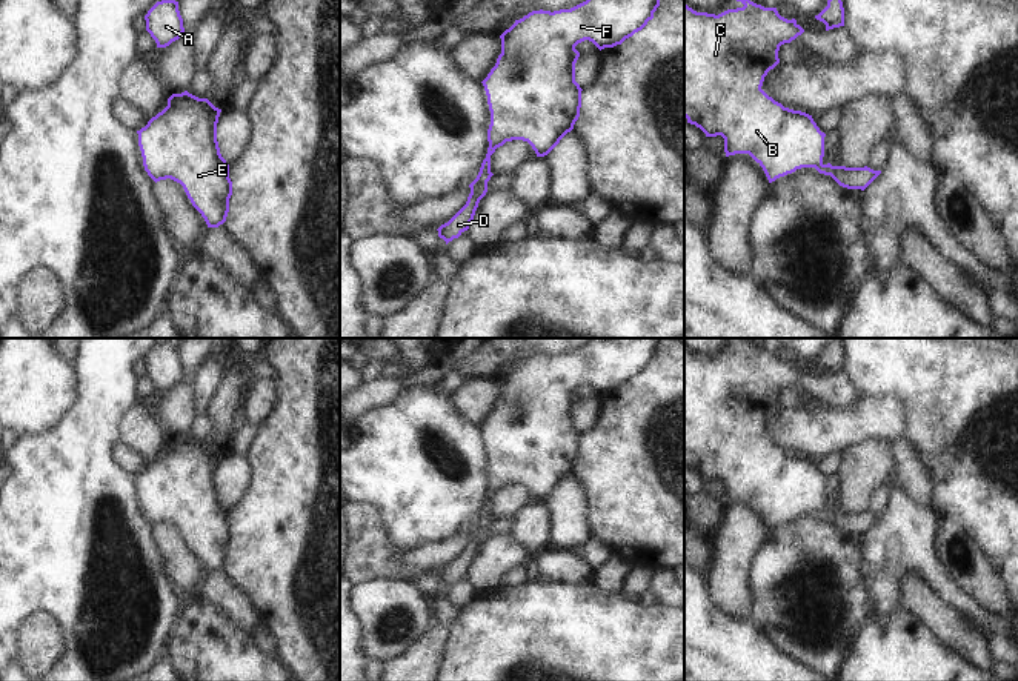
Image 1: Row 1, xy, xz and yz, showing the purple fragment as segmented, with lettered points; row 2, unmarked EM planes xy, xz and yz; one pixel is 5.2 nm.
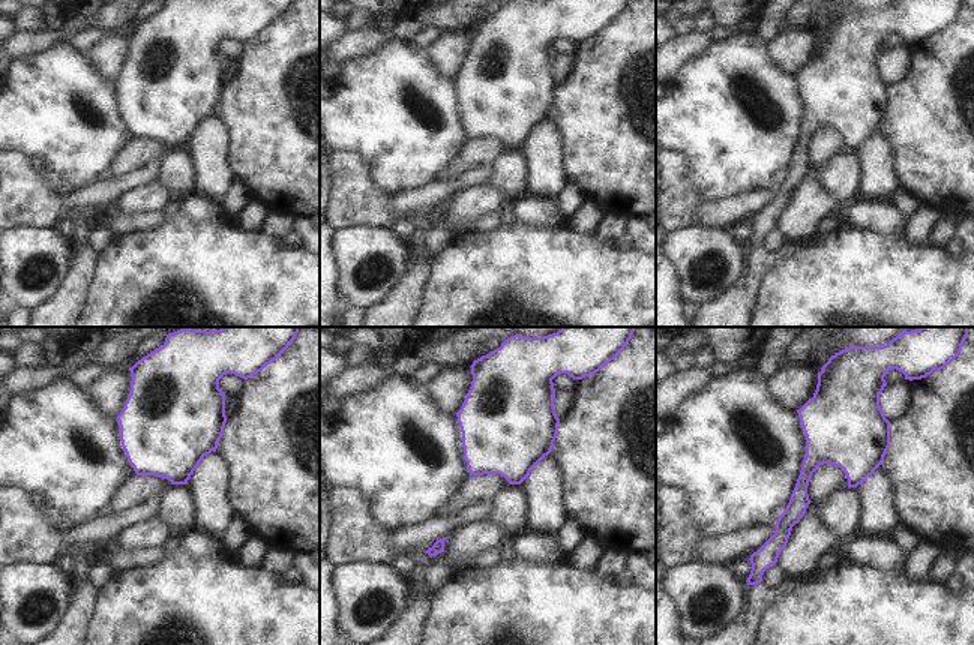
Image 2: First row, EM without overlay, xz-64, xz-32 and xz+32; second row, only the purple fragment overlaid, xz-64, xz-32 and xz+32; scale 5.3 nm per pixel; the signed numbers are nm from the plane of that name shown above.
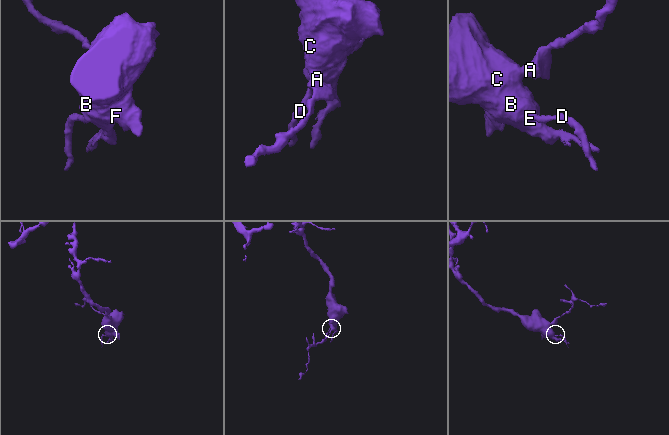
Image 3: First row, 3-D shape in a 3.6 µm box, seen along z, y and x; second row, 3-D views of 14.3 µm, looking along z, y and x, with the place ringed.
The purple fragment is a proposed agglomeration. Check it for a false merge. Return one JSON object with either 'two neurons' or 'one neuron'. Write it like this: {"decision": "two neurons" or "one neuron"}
{"decision": "one neuron"}

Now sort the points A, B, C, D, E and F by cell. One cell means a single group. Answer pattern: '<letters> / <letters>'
A B C D E F

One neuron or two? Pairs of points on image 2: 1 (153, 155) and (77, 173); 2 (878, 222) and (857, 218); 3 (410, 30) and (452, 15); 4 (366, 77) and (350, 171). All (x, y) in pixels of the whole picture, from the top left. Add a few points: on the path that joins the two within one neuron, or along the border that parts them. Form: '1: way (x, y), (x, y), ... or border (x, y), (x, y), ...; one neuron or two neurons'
1: border (135, 138), (105, 177); two neurons
2: way (874, 218), (862, 218); one neuron
3: way (420, 20), (441, 18); one neuron
4: border (335, 150), (356, 150), (371, 170), (374, 180); two neurons

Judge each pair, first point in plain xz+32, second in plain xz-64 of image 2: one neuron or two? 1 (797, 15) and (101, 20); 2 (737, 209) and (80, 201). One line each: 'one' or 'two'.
1: one
2: one

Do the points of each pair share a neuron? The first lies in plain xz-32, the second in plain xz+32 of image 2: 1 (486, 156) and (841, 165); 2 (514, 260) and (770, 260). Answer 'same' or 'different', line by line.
1: different
2: different

